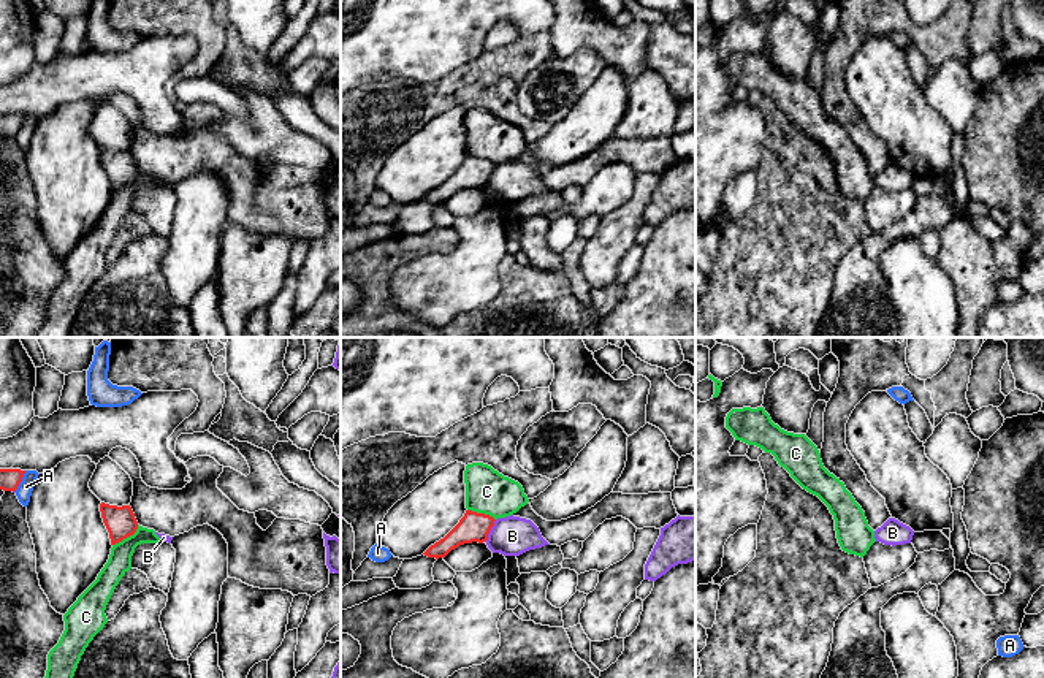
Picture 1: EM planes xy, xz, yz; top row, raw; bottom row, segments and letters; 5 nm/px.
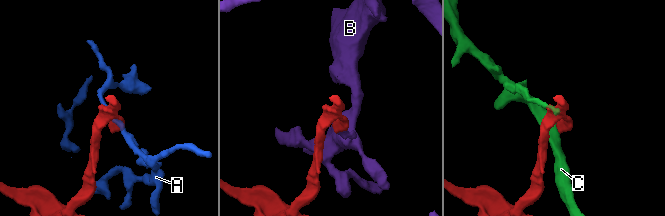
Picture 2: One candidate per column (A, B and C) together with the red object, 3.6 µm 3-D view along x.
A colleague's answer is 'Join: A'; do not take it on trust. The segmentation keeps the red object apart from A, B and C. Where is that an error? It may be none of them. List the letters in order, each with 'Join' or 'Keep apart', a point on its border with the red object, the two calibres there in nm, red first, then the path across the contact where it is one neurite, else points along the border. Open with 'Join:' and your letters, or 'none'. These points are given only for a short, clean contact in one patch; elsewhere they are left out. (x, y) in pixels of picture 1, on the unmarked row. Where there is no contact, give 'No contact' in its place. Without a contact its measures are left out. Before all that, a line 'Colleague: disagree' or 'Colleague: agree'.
Colleague: disagree
Join: none
A: Keep apart. Touches red at xy (21, 125). Thickness 110 nm (red) against 80 nm. Boundary: xy (26, 116), (13, 137)
B: Keep apart. Touches red at xz (490, 175). Thickness 150 nm (red) against 200 nm. Boundary: xz (496, 165), (485, 186)
C: Keep apart. Touches red at xy (127, 181). Thickness 160 nm (red) against 120 nm

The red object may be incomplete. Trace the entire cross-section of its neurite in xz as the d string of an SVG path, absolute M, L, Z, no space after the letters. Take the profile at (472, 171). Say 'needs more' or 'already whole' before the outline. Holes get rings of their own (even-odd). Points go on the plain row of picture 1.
already whole | M466 155L459 168L439 187L431 190L423 200L428 203L445 203L452 195L464 189L488 185L488 179L494 171L494 163L485 158Z

